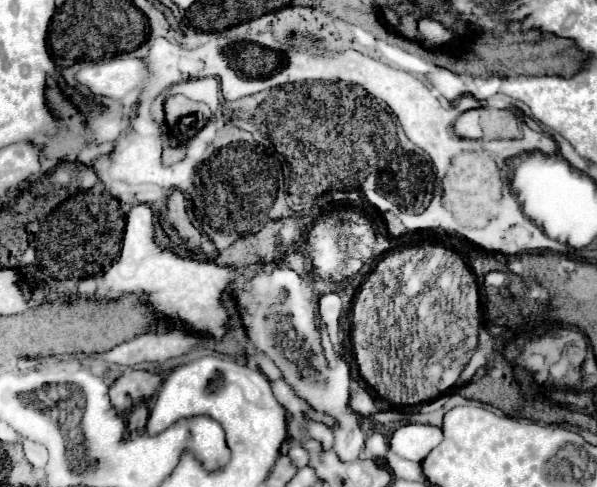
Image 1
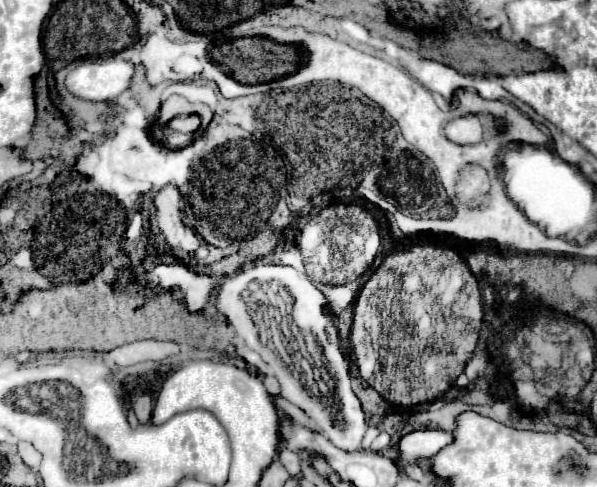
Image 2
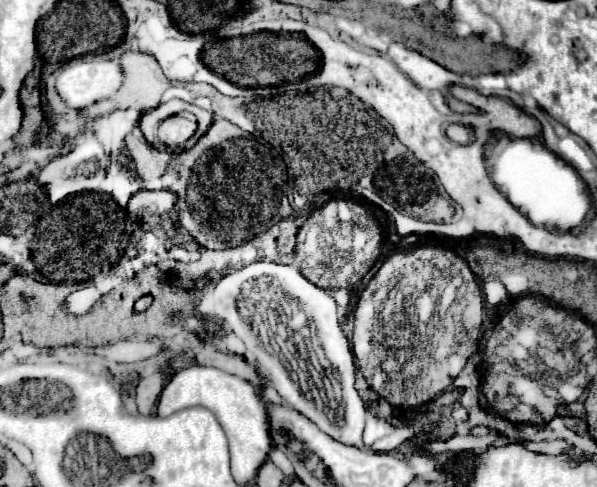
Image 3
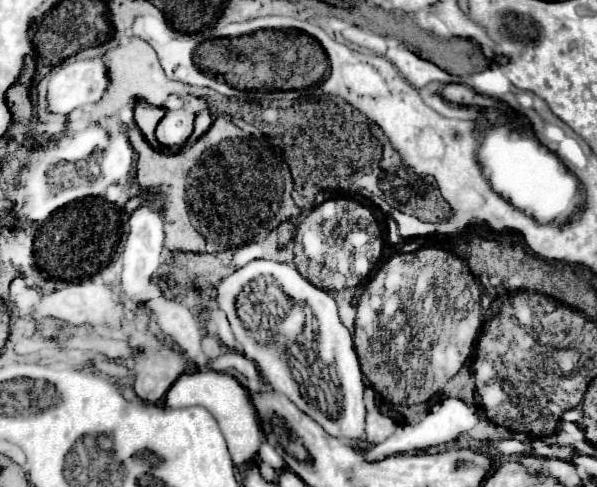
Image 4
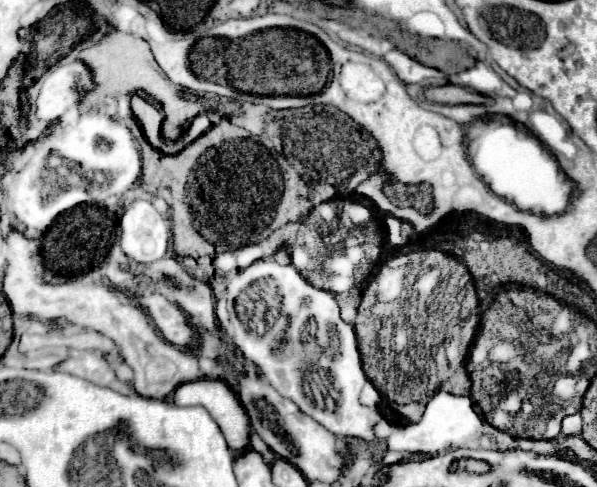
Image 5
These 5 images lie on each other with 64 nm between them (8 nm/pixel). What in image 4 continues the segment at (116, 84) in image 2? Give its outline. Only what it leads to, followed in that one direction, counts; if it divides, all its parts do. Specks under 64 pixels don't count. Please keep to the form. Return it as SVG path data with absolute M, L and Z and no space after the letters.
M80 50L78 54L66 58L62 64L54 66L50 70L50 78L48 78L48 94L46 94L46 110L52 114L66 114L74 108L82 108L86 104L92 104L96 100L100 100L100 96L104 94L108 82L106 82L106 66L102 66L102 62L98 62L96 50Z

